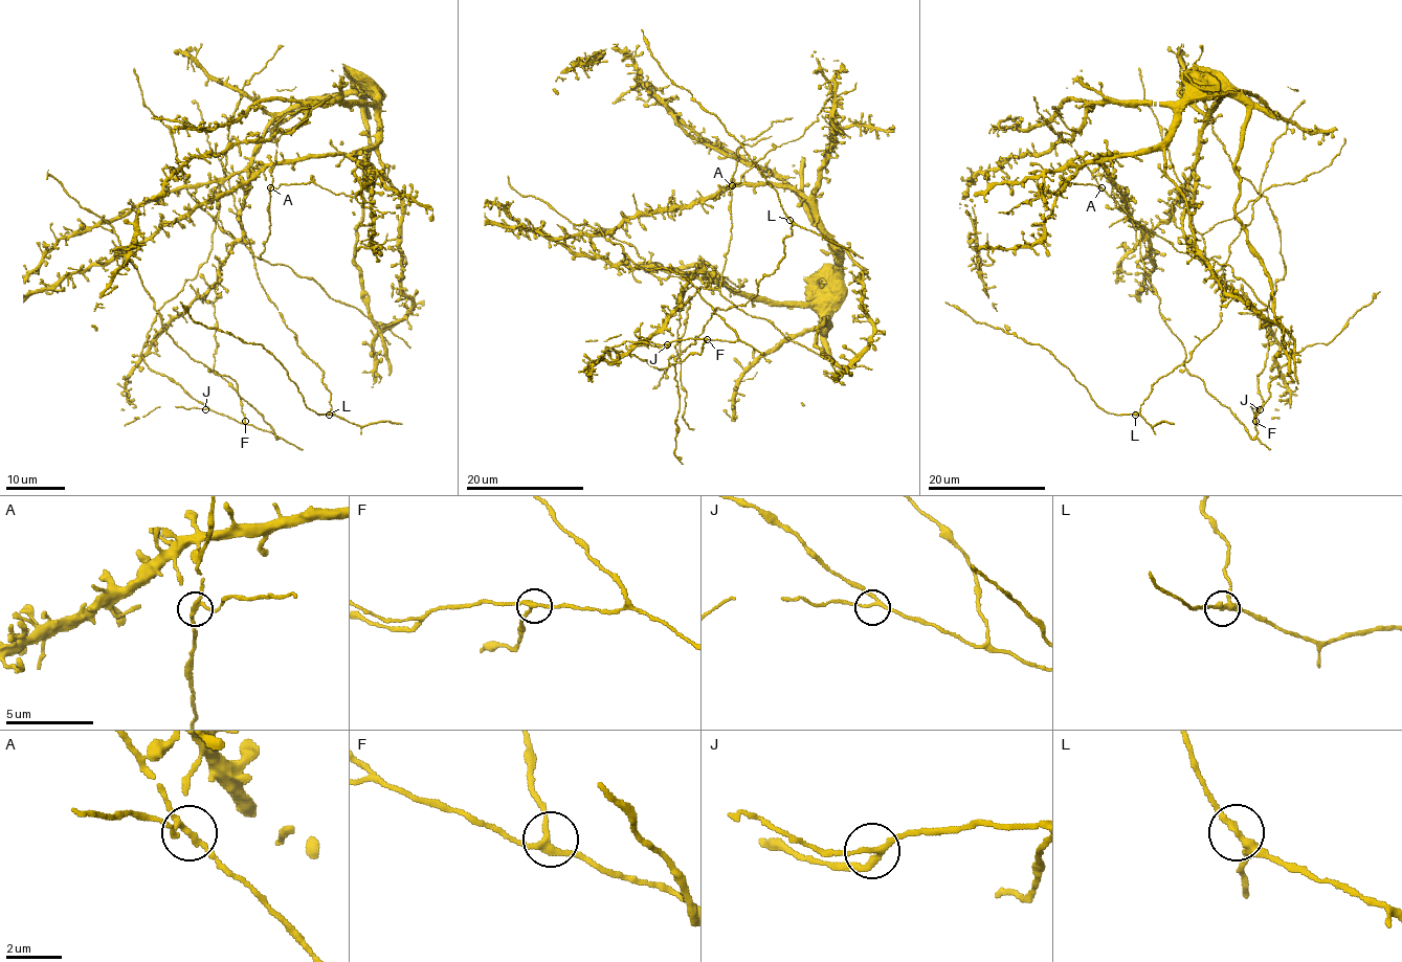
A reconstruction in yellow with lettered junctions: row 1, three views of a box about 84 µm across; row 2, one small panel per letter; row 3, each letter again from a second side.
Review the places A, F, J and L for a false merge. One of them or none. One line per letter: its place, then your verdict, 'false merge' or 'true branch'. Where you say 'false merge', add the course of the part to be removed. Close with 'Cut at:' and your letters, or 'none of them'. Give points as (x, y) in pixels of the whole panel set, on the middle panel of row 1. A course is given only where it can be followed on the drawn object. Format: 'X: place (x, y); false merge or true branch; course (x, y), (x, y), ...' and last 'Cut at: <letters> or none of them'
A: place (732, 185); false merge; course (732, 186), (768, 152), (798, 139), (829, 97), (847, 93), (855, 83)
F: place (707, 339); true branch
J: place (667, 344); true branch
L: place (789, 220); true branch
Cut at: A

